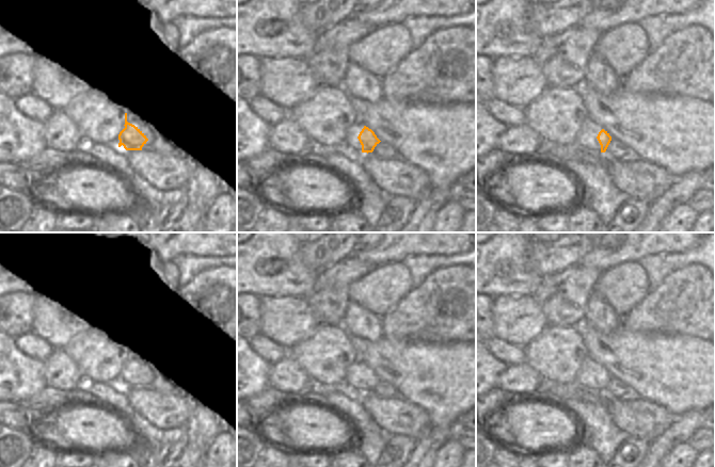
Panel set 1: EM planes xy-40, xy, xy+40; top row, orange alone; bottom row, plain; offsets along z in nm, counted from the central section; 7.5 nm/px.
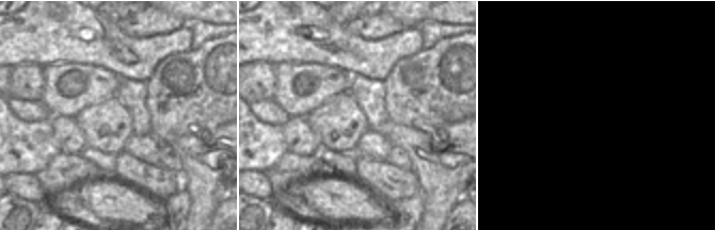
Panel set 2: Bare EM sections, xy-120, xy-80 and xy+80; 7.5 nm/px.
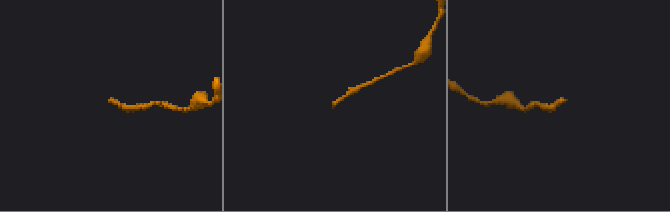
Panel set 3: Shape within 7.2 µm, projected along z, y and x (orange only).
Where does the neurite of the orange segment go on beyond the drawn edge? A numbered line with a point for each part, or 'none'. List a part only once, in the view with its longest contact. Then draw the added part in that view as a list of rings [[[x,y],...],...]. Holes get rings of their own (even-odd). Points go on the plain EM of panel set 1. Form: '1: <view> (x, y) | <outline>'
1: xy (351, 379) | [[[354,361],[351,364],[345,373],[345,384],[359,391],[362,391],[362,384],[358,375],[363,367],[364,364],[361,361]]]

